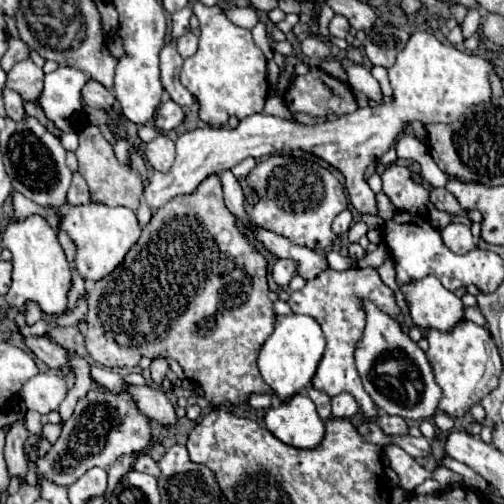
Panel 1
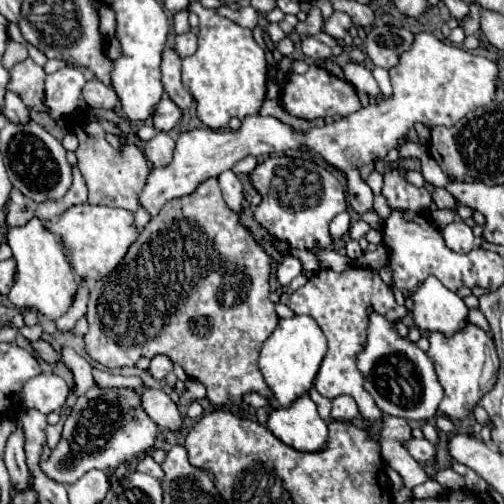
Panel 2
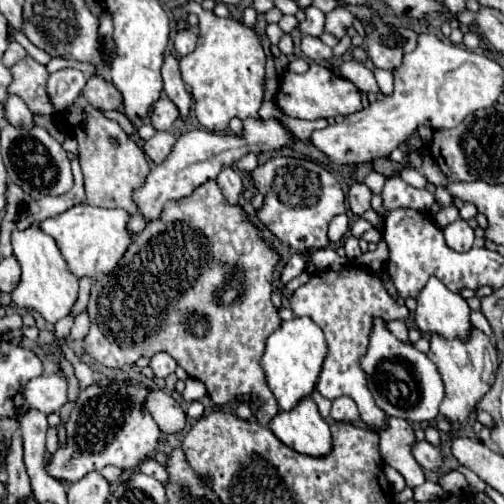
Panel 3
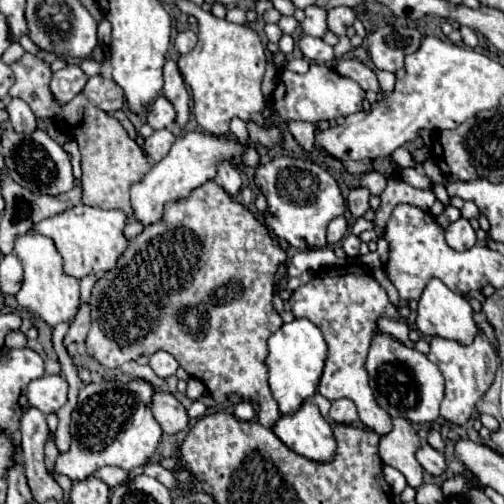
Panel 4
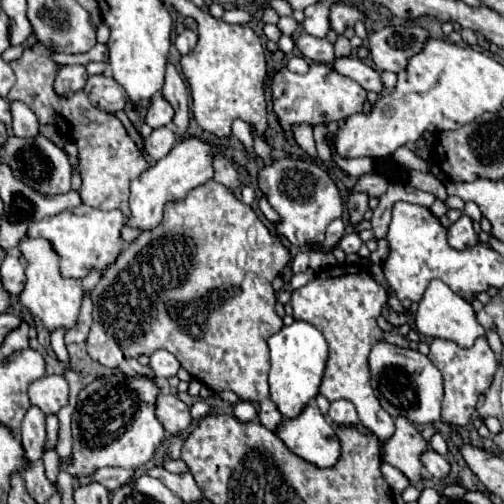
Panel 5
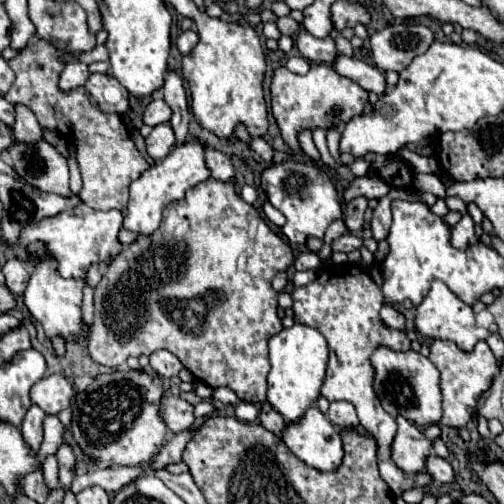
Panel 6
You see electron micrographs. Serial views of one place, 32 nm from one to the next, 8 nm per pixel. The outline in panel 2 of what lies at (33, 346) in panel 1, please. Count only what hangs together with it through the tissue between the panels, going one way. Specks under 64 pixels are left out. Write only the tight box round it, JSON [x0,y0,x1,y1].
[32,340,62,364]

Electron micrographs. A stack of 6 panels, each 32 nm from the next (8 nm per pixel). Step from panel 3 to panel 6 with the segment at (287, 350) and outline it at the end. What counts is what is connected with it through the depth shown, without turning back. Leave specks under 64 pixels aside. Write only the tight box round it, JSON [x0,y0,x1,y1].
[266,324,328,422]

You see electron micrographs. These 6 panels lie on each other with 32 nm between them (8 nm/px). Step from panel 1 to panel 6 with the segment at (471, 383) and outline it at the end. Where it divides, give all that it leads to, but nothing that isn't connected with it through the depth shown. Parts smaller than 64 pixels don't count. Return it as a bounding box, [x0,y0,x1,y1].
[430,340,498,428]

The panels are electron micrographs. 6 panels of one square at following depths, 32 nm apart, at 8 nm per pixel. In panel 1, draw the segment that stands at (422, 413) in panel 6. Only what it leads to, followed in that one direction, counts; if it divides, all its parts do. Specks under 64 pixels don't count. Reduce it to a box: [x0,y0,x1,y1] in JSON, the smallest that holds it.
[356,302,442,420]

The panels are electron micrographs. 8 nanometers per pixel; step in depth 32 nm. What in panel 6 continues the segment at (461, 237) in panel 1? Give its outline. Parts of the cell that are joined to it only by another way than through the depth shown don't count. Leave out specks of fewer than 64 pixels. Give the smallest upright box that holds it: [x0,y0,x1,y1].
[452,216,478,248]

